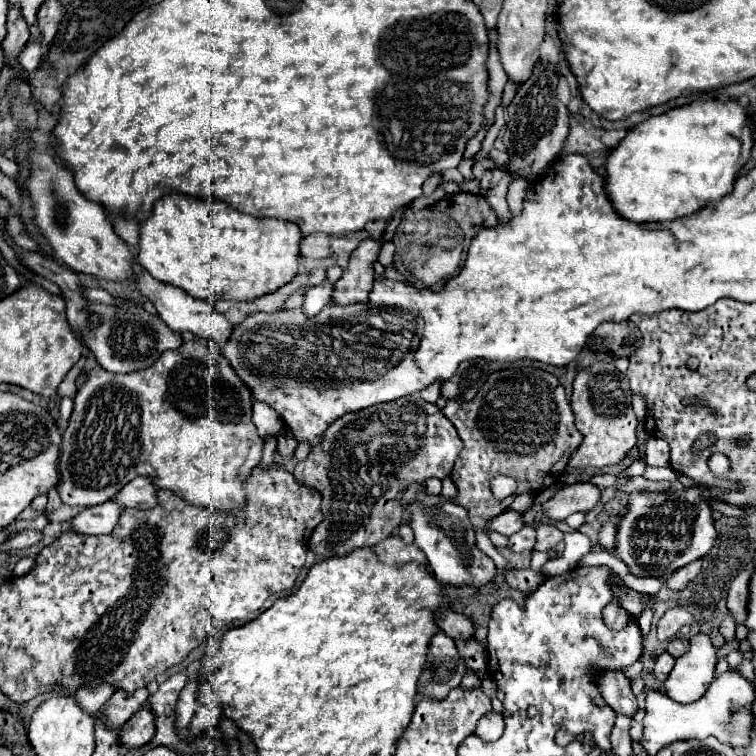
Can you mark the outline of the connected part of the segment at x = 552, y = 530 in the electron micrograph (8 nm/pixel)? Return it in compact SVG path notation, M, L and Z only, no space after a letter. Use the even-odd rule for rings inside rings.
M539 524L537 526L537 544L535 544L535 550L549 552L559 542L563 542L563 532L555 524Z

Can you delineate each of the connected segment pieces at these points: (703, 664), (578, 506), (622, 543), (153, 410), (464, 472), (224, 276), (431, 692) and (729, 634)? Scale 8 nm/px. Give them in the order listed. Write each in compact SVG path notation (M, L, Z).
M697 632L689 640L689 650L677 658L675 668L665 680L665 692L673 700L687 704L699 700L715 678L717 648L709 634Z
M577 482L565 486L561 492L557 492L551 500L543 504L543 512L551 520L565 520L567 516L575 512L589 512L593 510L601 500L601 492L591 482Z
M697 486L685 490L639 492L631 494L629 512L619 522L615 552L633 574L661 578L697 558L703 558L713 548L715 538L713 508Z
M193 338L177 350L165 350L153 366L131 374L111 374L95 366L73 400L75 408L63 432L59 460L59 494L65 504L83 508L103 504L115 498L137 476L149 476L157 488L169 488L197 506L235 510L247 500L241 482L261 462L265 440L259 436L251 418L251 388L241 382L213 342Z
M521 366L521 368L507 368L493 372L487 382L481 386L477 396L471 402L457 402L449 400L443 408L443 414L453 422L457 428L459 438L463 440L463 450L455 460L451 480L457 486L455 504L461 504L469 512L469 520L475 528L485 528L485 524L507 510L511 502L497 500L491 492L491 480L499 474L511 476L517 482L517 492L541 492L549 486L553 486L561 472L567 468L571 454L581 446L581 434L577 432L573 424L573 410L567 402L565 390L561 382L539 368L533 366Z
M167 194L159 202L155 202L153 212L147 220L139 224L139 264L151 272L153 278L173 284L195 298L203 298L207 302L213 300L251 300L265 294L271 294L291 282L291 278L299 272L297 256L299 242L303 238L297 224L291 222L275 222L275 230L235 230L235 228L219 228L215 224L215 212L209 202L203 198L187 196L187 194Z
M439 632L431 640L431 656L425 672L419 678L419 694L445 698L453 688L459 686L467 674L467 664L459 656L455 640L445 632Z
M727 616L727 618L721 622L719 630L721 630L721 634L725 636L725 640L731 642L731 640L735 638L735 630L737 630L737 622L735 622L735 618L733 618L733 616Z

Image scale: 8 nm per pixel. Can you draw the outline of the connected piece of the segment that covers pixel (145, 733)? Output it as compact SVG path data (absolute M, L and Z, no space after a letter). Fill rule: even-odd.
M143 706L137 714L133 714L131 720L127 720L121 728L121 738L123 744L131 750L131 748L139 748L147 742L151 742L153 734L155 734L155 714Z

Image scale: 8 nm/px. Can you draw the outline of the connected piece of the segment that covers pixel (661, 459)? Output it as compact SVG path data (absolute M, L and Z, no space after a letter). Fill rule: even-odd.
M651 438L647 442L645 462L649 466L669 466L669 444L659 438Z

